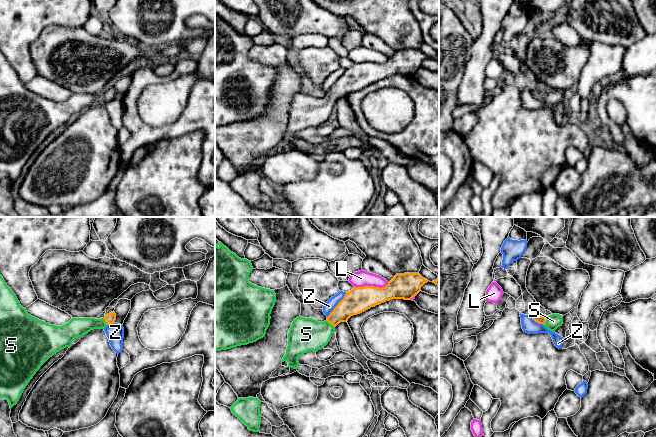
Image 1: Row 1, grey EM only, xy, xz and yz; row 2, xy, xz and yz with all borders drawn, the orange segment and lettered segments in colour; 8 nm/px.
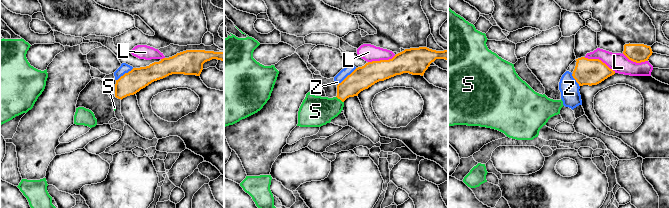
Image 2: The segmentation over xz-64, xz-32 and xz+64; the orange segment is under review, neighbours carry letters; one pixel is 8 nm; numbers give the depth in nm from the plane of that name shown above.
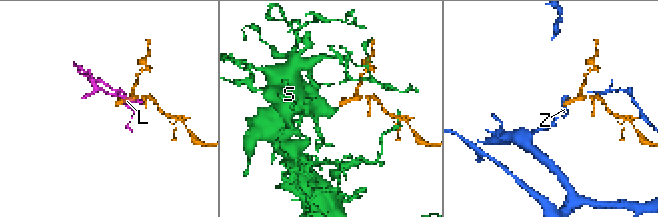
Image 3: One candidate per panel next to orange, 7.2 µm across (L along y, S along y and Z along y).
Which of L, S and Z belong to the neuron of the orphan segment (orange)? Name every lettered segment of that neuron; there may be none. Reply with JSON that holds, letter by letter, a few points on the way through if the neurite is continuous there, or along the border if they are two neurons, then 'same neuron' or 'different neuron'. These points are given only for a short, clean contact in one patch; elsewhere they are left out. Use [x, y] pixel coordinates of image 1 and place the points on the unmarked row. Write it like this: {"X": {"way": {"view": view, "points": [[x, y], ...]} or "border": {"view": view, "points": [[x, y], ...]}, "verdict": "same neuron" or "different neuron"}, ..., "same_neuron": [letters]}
{"L": {"verdict": "different neuron"}, "S": {"way": {"view": "yz", "points": [[539, 95], [545, 96], [553, 97]]}, "verdict": "same neuron"}, "Z": {"border": {"view": "xz", "points": [[346, 68], [327, 93]]}, "verdict": "different neuron"}, "same_neuron": ["S"]}

